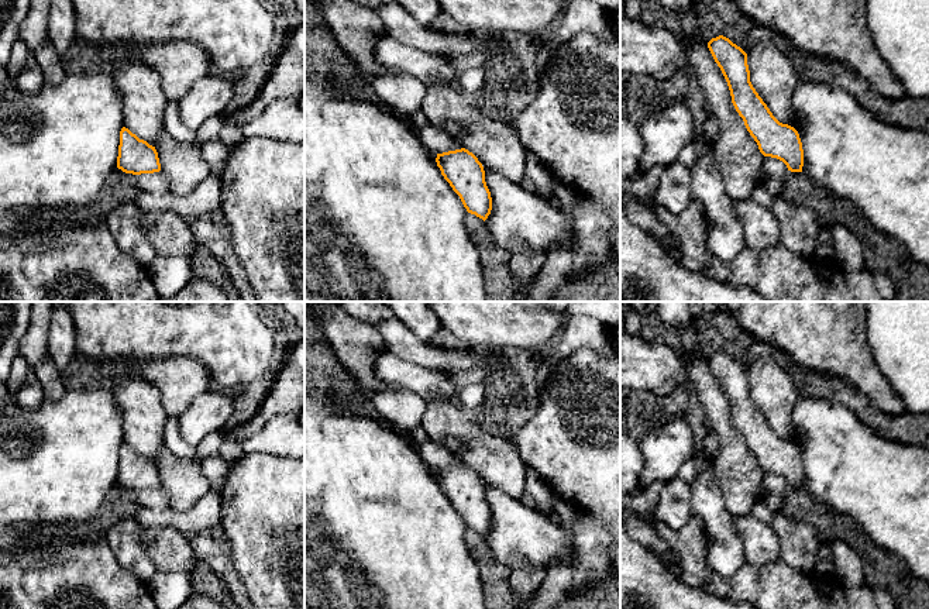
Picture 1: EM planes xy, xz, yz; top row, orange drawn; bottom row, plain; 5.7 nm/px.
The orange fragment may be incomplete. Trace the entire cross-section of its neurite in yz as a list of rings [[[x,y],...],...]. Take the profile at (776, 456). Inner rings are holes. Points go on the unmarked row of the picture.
[[[723,351],[712,354],[708,364],[727,398],[732,419],[760,468],[782,476],[791,488],[802,488],[799,450],[794,443],[780,438],[753,403],[747,369]]]

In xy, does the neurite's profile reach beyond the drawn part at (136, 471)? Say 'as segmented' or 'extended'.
as segmented

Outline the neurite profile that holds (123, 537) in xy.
[[[131,517],[116,522],[109,527],[104,537],[117,561],[148,584],[158,570],[141,546],[141,530]]]

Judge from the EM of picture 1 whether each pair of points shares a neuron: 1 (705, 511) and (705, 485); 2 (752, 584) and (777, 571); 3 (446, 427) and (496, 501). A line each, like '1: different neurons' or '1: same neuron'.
1: same neuron
2: same neuron
3: different neurons

